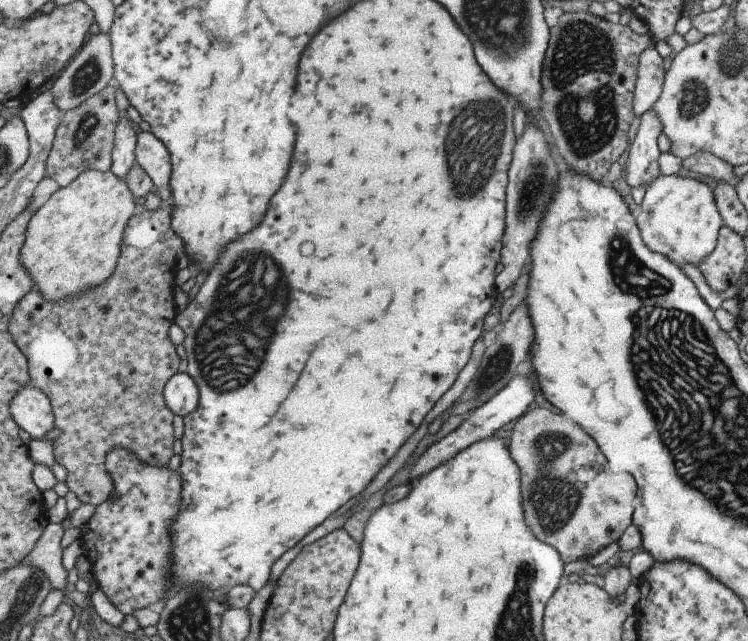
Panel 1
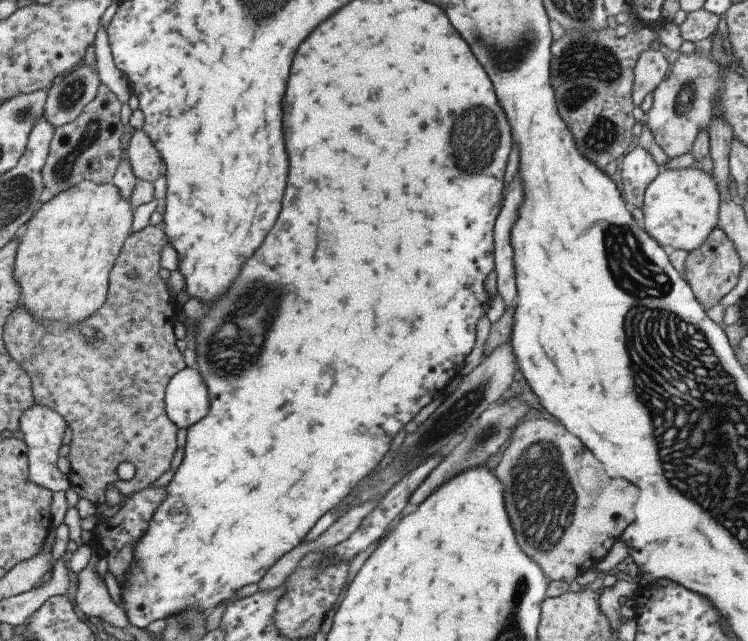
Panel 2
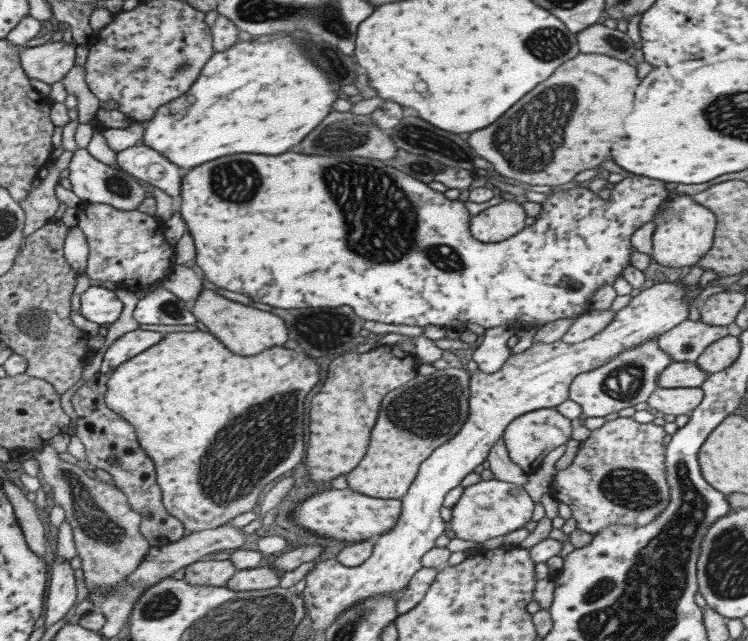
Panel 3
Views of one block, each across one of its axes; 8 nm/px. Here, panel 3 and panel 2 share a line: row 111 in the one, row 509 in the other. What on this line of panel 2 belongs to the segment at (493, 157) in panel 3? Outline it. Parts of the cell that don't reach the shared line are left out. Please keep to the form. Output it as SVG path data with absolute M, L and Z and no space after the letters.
M541 417L524 421L513 428L494 473L503 480L507 512L523 552L533 554L533 560L542 566L548 580L569 583L590 566L598 566L598 561L607 555L625 526L633 520L631 506L635 500L635 488L627 480L605 478L601 474L601 464L583 448L581 440L569 434L559 422Z

